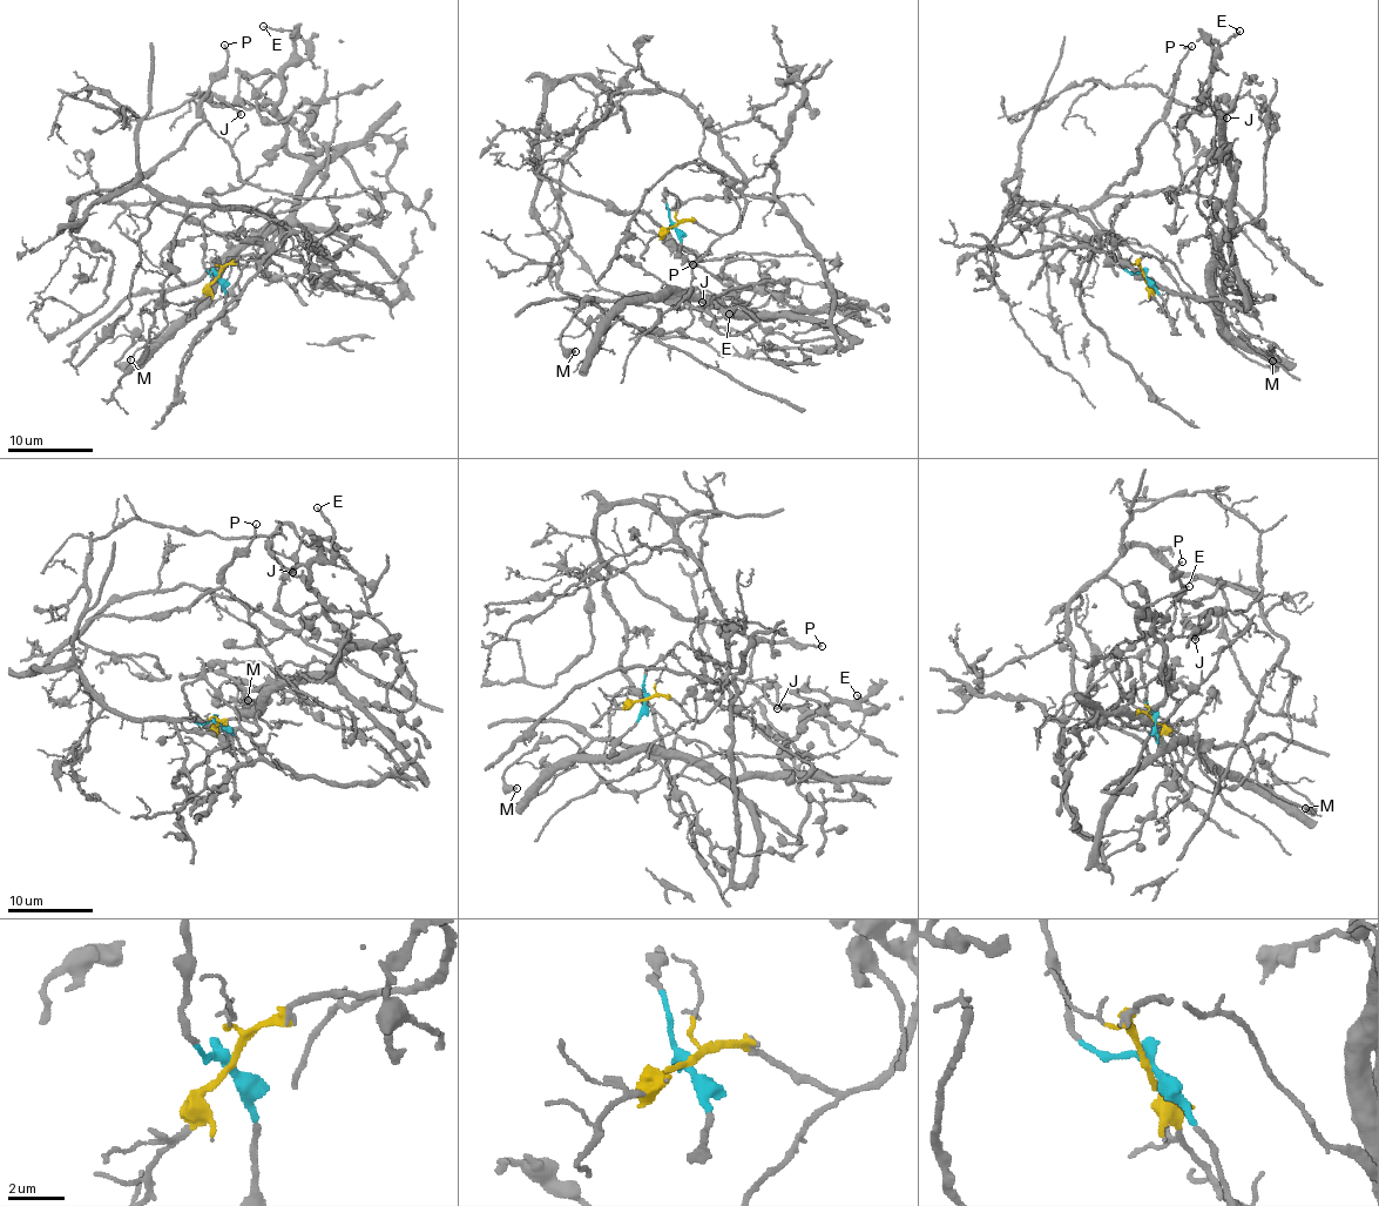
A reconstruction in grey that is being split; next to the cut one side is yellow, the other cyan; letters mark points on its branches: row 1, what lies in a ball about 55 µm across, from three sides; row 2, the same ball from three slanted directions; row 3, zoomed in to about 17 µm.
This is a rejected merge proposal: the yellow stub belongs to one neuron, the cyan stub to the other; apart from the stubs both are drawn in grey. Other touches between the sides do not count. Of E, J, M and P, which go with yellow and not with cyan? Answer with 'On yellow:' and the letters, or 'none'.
On yellow: P

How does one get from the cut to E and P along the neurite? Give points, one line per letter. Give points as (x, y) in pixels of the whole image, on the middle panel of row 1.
E: (674, 227), (667, 189), (772, 197), (850, 341), (751, 316), (739, 292), (774, 292), (729, 314)
P: (674, 227), (737, 223), (743, 175), (721, 137), (668, 92), (560, 79), (539, 169), (641, 210), (693, 264)

